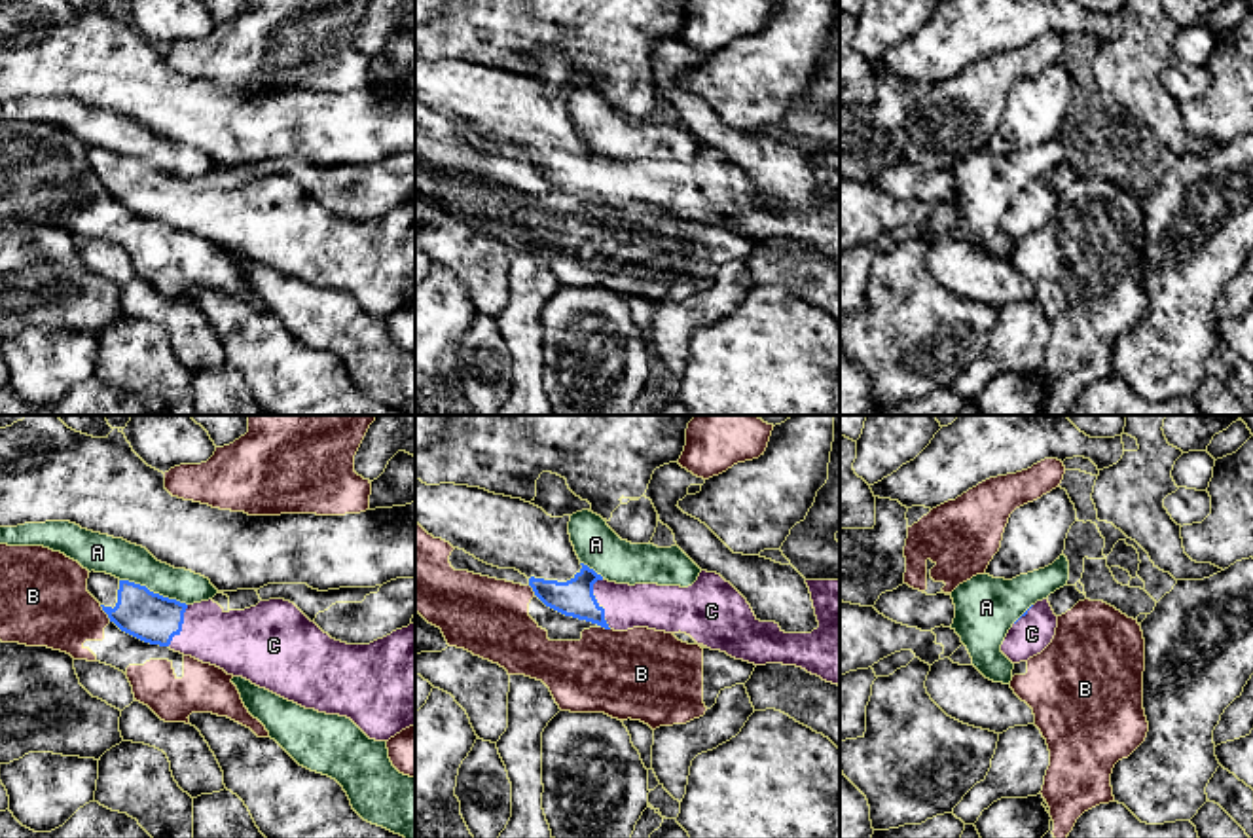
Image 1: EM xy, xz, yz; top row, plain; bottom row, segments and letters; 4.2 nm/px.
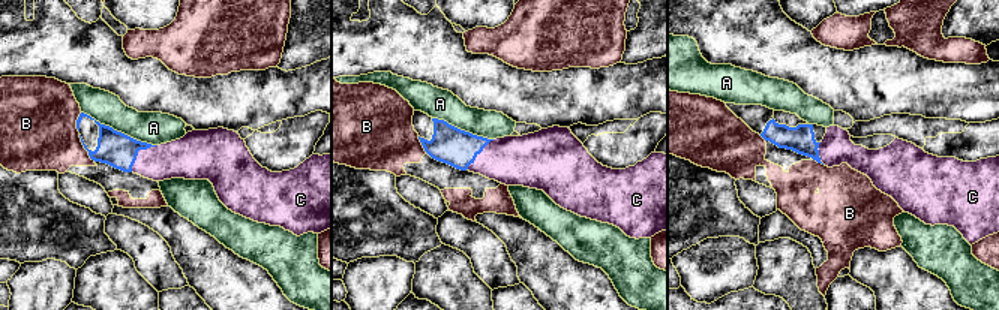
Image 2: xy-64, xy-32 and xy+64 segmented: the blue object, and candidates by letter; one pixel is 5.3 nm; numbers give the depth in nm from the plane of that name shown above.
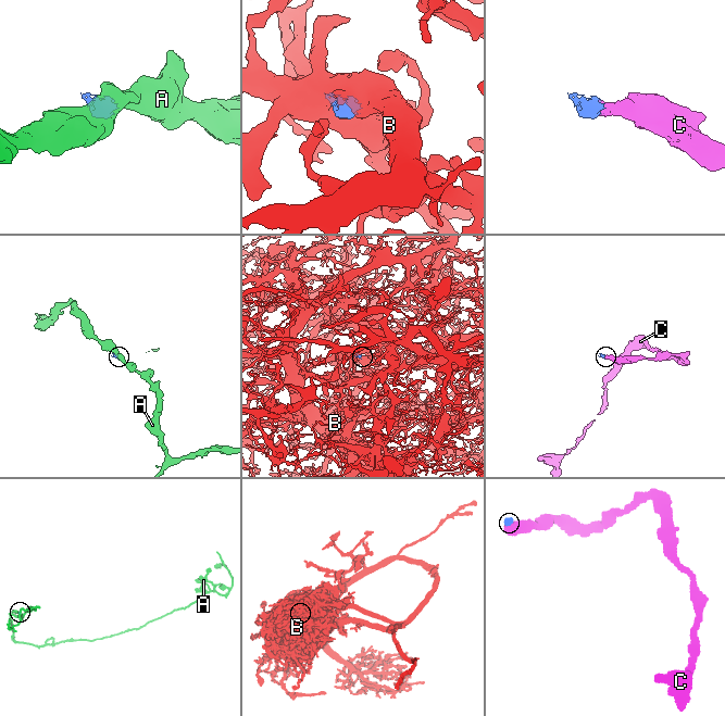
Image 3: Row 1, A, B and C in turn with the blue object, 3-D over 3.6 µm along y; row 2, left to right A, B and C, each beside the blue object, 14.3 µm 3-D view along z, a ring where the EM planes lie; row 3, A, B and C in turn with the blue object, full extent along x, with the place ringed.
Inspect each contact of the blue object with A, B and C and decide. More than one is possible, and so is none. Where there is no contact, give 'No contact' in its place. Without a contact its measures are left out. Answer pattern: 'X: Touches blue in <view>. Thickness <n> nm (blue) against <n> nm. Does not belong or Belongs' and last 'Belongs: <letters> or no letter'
A: Touches blue in xy. Thickness 200 nm (blue) against 160 nm. Does not belong
B: Touches blue in xy. Thickness 200 nm (blue) against 360 nm. Does not belong
C: Touches blue in xz. Thickness 160 nm (blue) against 190 nm. Belongs
Belongs: C

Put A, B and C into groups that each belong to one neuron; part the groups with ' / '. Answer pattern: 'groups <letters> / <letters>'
groups A / B / C

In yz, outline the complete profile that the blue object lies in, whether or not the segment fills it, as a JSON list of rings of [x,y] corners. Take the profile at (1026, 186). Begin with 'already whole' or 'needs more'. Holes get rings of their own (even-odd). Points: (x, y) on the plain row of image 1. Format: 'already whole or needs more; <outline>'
needs more; [[[1048,174],[1031,180],[1008,205],[1001,228],[1012,237],[1027,237],[1041,229],[1054,214],[1058,191]]]

